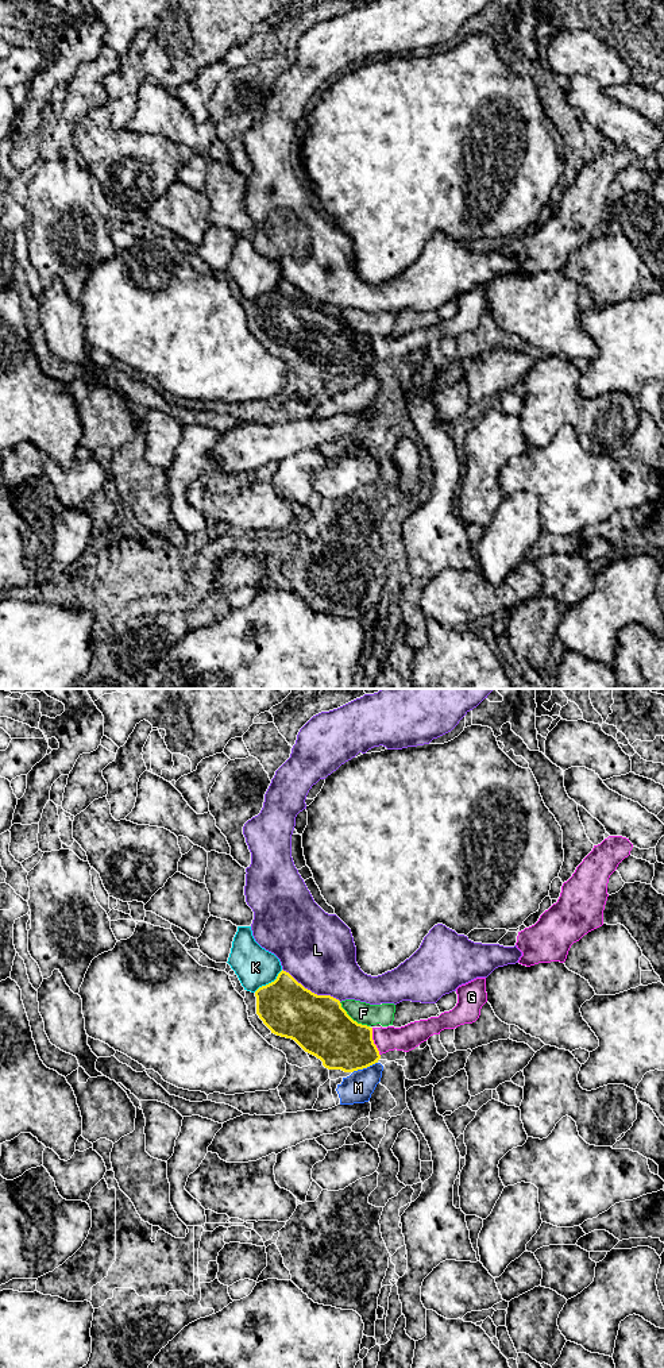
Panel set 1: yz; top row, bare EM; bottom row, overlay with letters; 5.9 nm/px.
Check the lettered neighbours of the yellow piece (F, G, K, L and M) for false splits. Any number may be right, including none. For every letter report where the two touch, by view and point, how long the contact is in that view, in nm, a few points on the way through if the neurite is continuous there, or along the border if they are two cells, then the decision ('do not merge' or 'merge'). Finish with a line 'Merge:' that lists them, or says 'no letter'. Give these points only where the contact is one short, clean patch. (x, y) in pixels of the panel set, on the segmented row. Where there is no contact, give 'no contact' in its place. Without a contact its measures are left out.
F: yz (351, 1018) | 240 nm | do not merge
G: yz (373, 1041) | 180 nm | across yz (332, 1036), (342, 1041), (373, 1041), (406, 1037) | merge
K: yz (269, 983) | 220 nm | do not merge
L: yz (311, 991) | 400 nm | do not merge
M: yz (365, 1067) | 170 nm | along yz (377, 1062), (352, 1072) | do not merge
Merge: G

